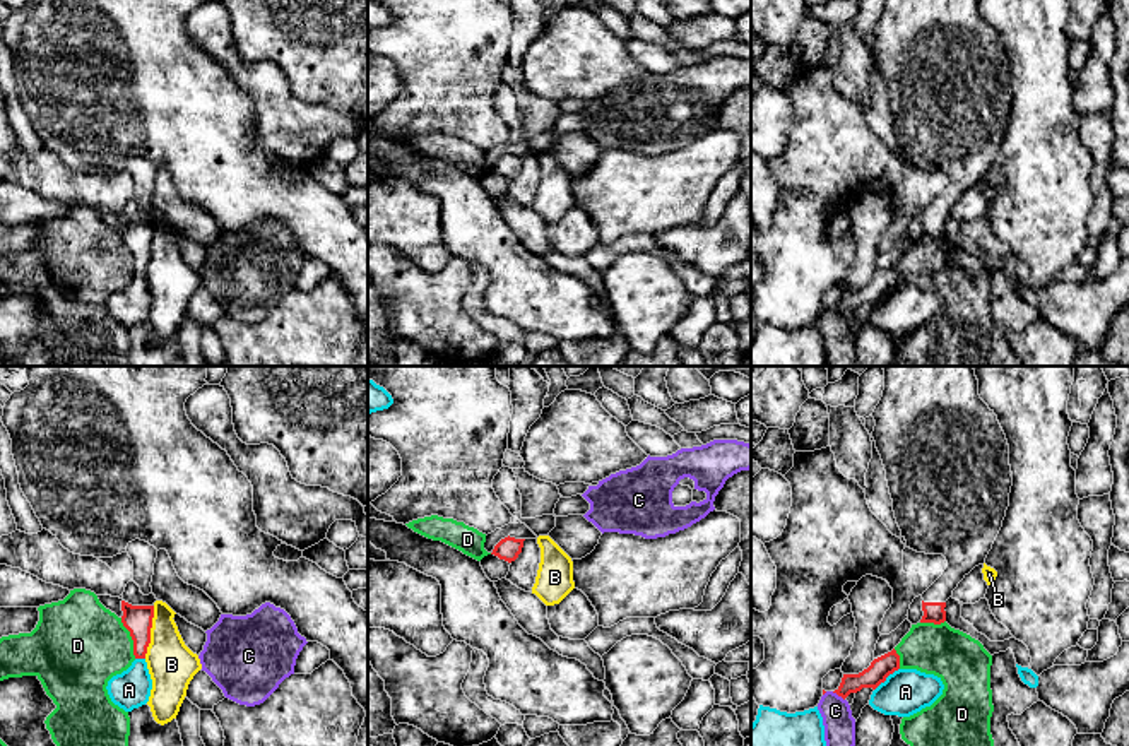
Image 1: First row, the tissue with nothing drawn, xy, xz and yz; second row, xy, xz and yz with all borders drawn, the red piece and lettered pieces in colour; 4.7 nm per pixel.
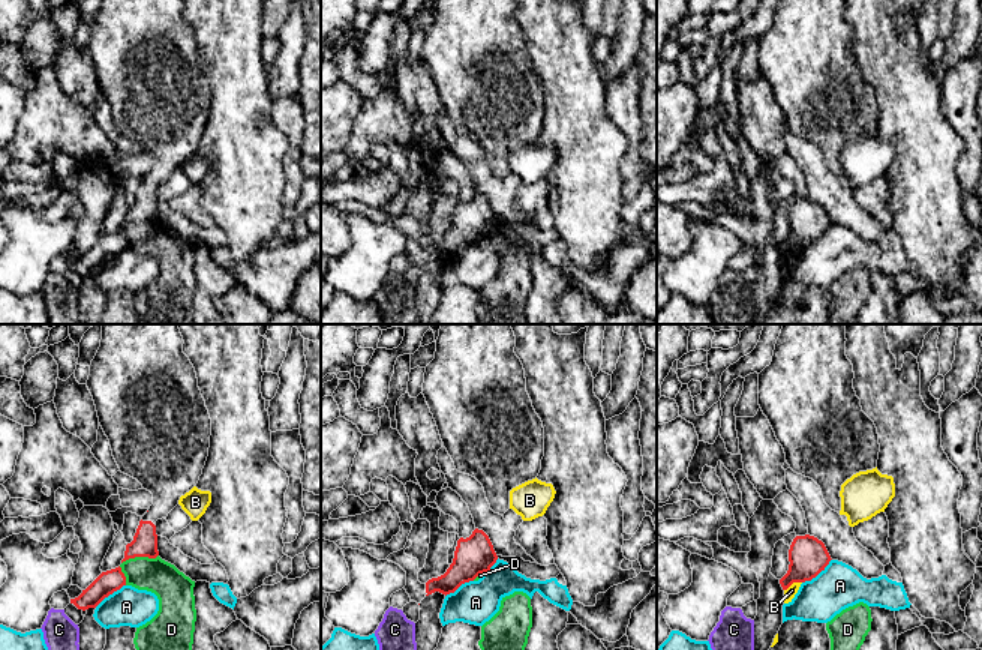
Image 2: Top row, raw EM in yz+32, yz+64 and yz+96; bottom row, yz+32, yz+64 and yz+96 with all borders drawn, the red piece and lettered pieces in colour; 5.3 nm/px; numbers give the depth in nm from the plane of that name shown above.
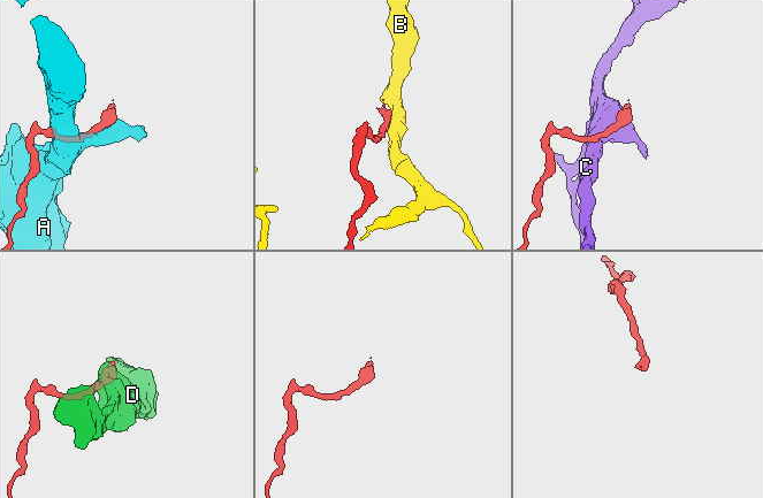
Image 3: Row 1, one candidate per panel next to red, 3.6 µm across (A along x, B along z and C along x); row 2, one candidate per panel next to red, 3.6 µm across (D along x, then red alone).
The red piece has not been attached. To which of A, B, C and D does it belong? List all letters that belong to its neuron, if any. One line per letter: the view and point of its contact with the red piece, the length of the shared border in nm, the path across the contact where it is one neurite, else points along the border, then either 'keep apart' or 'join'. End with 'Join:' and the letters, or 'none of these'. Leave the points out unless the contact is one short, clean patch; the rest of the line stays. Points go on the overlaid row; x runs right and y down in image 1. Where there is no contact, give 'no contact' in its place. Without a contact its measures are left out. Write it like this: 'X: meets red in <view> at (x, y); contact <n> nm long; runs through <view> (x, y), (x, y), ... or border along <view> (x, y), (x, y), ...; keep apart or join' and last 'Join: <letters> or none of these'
A: meets red in yz at (886, 676); contact 160 nm long; keep apart
B: meets red in xy at (149, 632); contact 260 nm long; keep apart
C: meets red in yz at (839, 695); contact 80 nm long; border along yz (832, 692), (844, 700); keep apart
D: meets red in xy at (132, 639); contact 200 nm long; border along xy (120, 618), (132, 640), (132, 654), (135, 657); keep apart
Join: none of these

